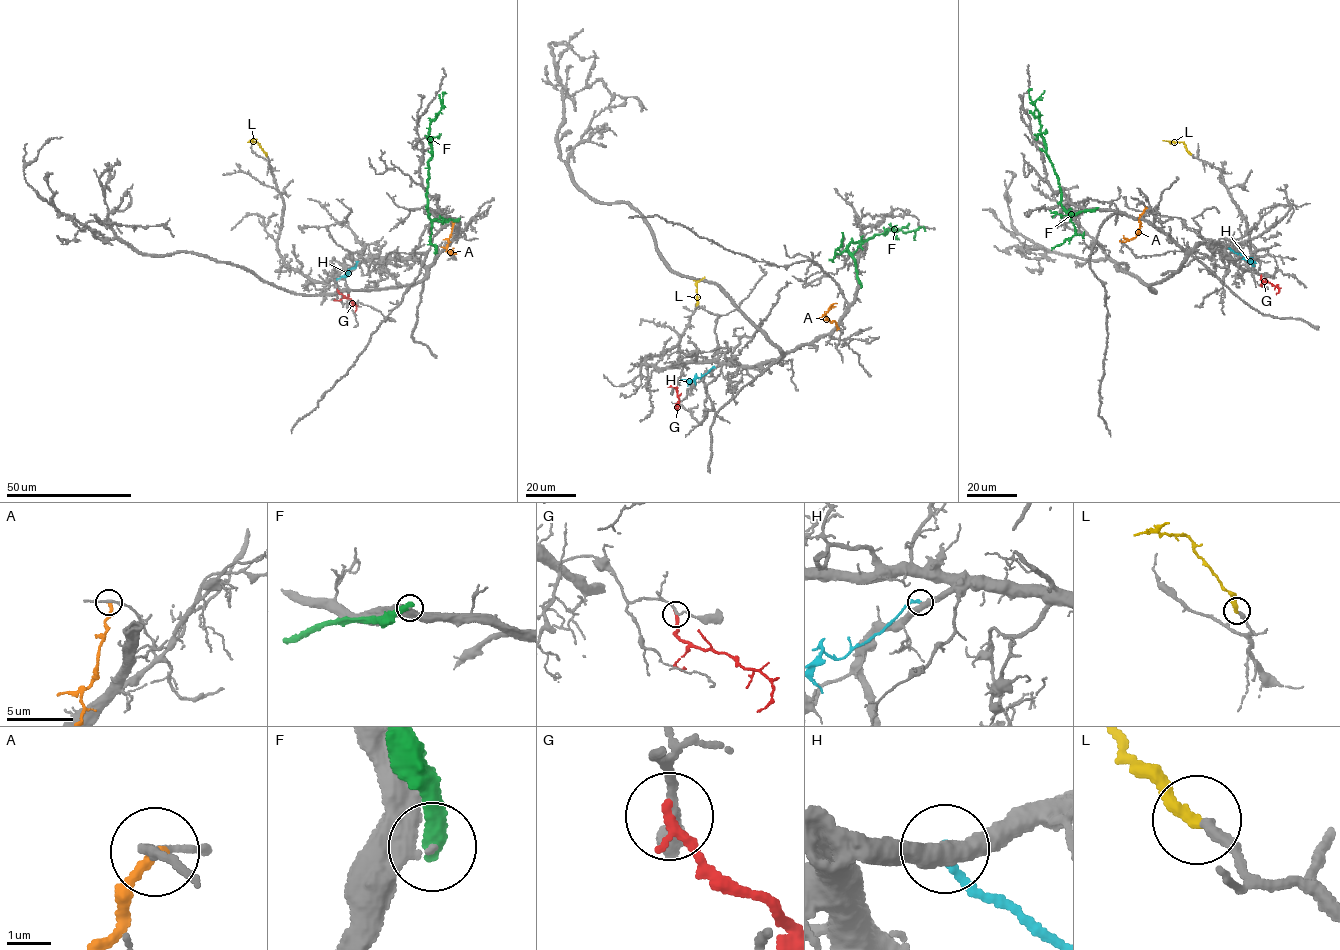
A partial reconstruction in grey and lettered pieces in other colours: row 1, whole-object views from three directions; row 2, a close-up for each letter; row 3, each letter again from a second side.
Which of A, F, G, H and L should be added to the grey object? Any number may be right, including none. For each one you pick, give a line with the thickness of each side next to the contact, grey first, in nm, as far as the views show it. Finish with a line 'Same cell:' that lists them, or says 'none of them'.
L: Thickness 260 nm (grey) against 320 nm
Same cell: L

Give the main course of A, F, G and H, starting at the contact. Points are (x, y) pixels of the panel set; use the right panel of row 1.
A: (1146, 207), (1138, 218), (1140, 229), (1136, 237), (1119, 240)
F: (1097, 208), (1073, 214), (1062, 205), (1058, 175), (1045, 151), (1039, 111), (1030, 98), (1028, 89), (1031, 89)
G: (1260, 275), (1261, 280), (1279, 289), (1276, 294)
H: (1229, 247), (1244, 255), (1254, 265)

